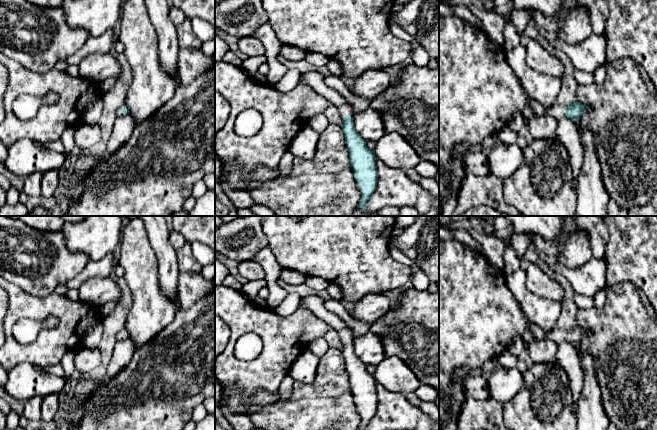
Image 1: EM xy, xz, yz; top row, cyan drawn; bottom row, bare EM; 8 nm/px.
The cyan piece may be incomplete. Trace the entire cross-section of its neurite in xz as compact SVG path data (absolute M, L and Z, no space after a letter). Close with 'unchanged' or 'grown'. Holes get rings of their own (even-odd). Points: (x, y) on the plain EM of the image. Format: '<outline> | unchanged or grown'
M307 296L301 299L301 304L312 310L328 326L333 327L344 341L341 351L345 358L353 399L361 416L359 430L366 430L377 410L378 399L375 389L377 382L374 376L366 370L365 364L355 354L351 340L352 331L338 315L325 308L324 300L321 297Z | grown

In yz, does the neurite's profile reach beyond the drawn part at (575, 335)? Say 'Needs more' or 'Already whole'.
Needs more

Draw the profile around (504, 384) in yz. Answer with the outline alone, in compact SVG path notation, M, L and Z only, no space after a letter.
M496 365L489 378L487 385L490 390L490 398L507 403L520 391L523 385L523 372L517 368L504 368Z

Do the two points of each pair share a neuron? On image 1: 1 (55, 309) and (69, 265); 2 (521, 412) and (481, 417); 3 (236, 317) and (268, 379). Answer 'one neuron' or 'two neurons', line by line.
1: two neurons
2: two neurons
3: one neuron

